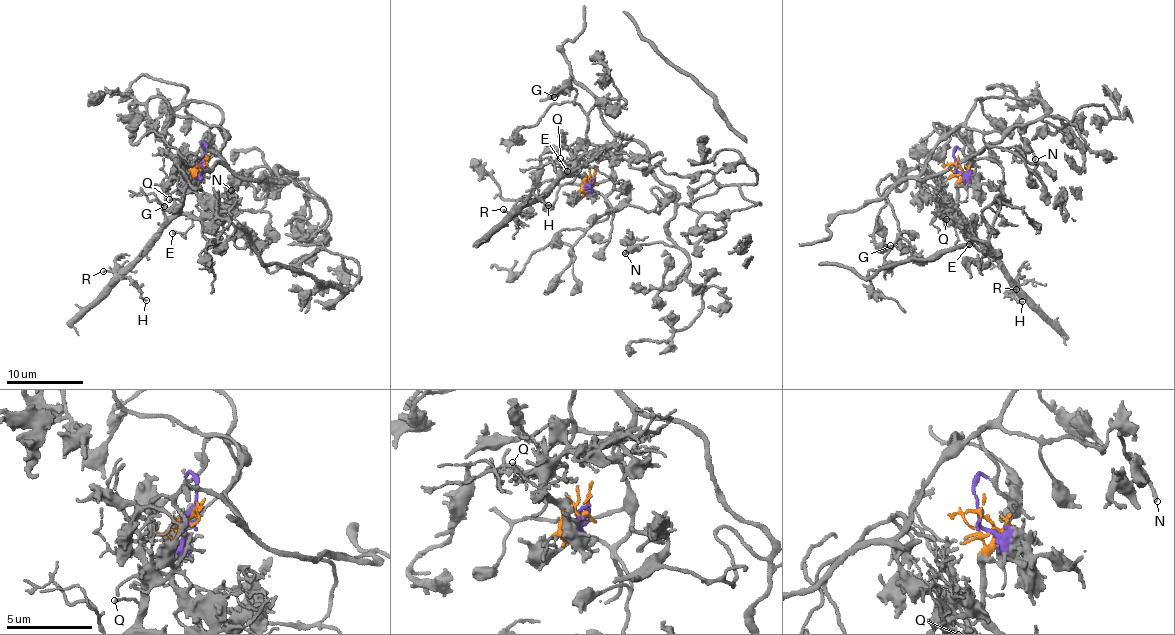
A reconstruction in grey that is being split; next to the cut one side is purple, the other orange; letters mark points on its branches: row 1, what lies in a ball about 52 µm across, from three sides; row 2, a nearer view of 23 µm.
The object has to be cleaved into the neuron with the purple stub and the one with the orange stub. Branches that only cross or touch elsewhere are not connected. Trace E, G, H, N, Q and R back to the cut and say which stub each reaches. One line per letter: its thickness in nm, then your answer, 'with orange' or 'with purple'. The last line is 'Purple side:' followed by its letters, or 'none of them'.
E: calibre 170 nm; with orange
G: calibre 280 nm; with purple
H: calibre 150 nm; with orange
N: calibre 200 nm; with purple
Q: calibre 100 nm; with orange
R: calibre 140 nm; with orange
Purple side: G, N

